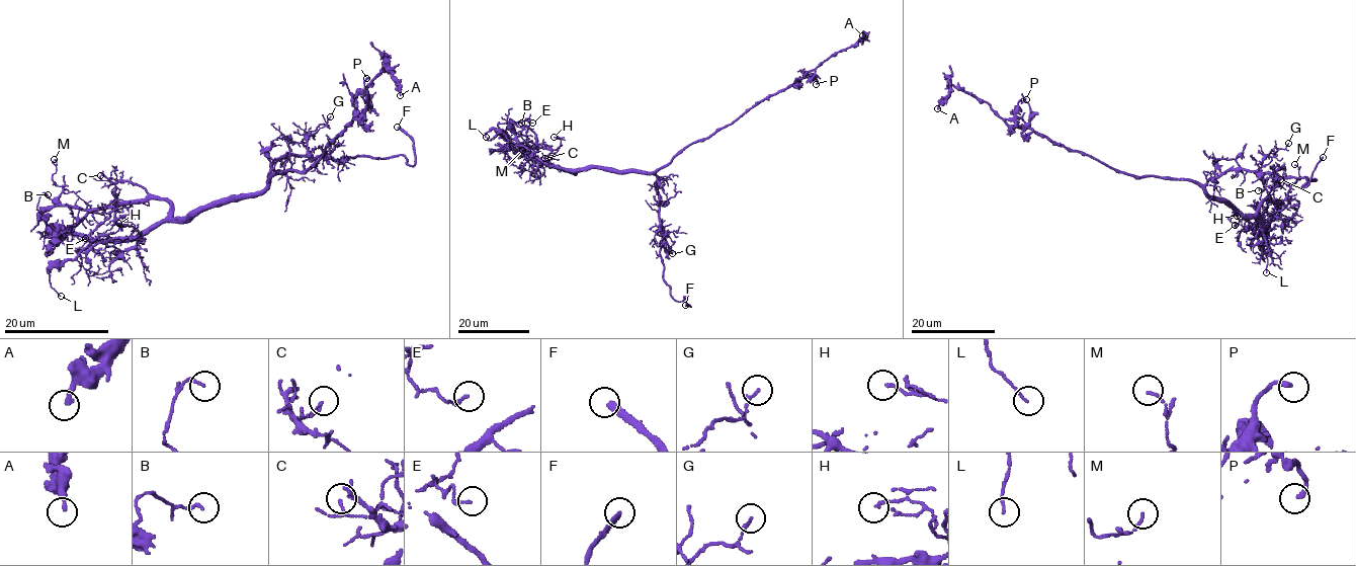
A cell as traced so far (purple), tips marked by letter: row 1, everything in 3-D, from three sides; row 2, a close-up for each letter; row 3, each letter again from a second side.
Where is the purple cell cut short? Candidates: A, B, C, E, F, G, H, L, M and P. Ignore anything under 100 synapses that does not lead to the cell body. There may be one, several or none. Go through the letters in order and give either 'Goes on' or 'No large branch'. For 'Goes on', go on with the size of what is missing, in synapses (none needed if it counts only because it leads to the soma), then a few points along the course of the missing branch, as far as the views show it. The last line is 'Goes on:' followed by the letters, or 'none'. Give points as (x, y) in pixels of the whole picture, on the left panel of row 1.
A: No large branch
B: No large branch
C: No large branch
E: No large branch
F: Goes on. Course of what is missing: (397, 127), (367, 113)
G: No large branch
H: No large branch
L: No large branch
M: No large branch
P: No large branch
Goes on: F

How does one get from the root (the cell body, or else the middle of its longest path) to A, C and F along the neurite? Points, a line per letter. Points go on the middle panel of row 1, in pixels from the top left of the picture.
A: (677, 154), (782, 91), (831, 56), (861, 41), (862, 35)
C: (677, 154), (653, 172), (587, 168), (566, 172), (544, 158)
F: (677, 154), (656, 172), (655, 186), (663, 279), (675, 300), (682, 302), (685, 297), (690, 305), (685, 305)

